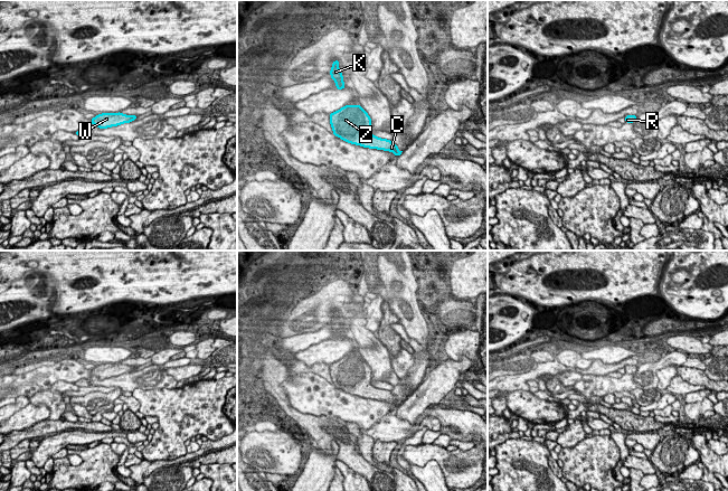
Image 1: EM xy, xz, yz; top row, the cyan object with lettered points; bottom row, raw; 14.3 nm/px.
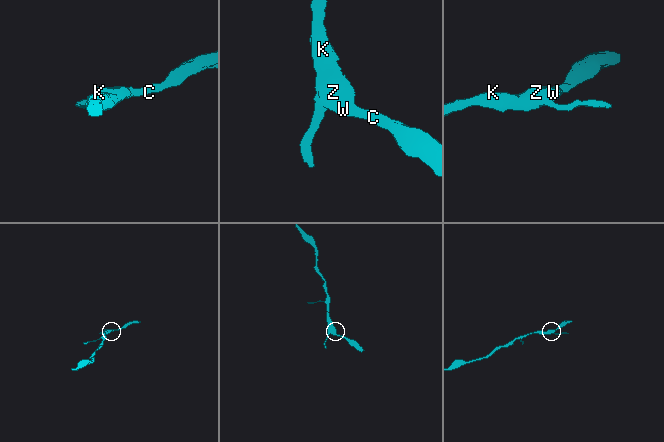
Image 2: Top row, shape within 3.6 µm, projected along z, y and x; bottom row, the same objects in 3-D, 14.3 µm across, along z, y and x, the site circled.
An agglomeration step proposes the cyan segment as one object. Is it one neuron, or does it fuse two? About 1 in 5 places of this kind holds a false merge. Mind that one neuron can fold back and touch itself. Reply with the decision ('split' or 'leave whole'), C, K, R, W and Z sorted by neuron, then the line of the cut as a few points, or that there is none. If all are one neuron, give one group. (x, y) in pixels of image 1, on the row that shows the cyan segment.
leave whole | C K R W Z | no cut

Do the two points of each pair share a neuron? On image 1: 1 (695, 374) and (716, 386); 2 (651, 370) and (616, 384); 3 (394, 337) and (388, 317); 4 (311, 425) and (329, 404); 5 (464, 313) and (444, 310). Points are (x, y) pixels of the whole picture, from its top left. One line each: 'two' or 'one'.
1: one
2: one
3: one
4: two
5: one

